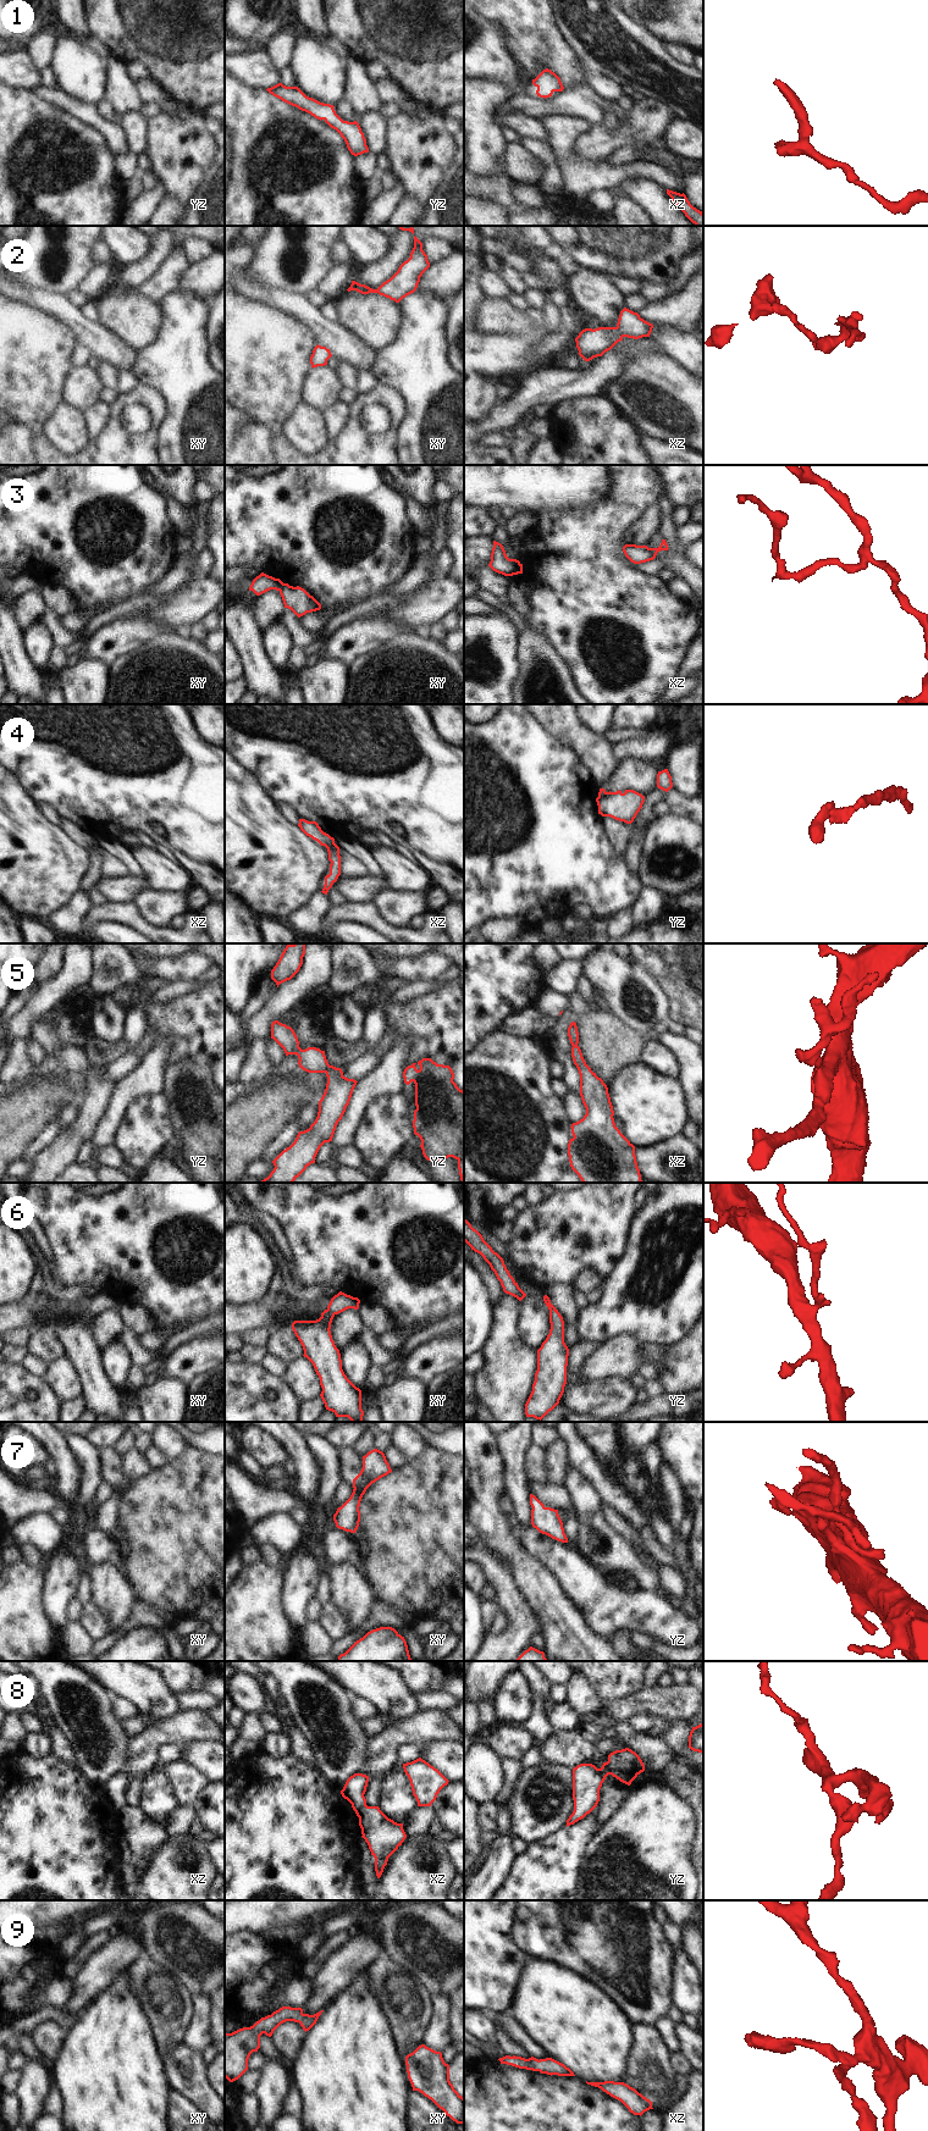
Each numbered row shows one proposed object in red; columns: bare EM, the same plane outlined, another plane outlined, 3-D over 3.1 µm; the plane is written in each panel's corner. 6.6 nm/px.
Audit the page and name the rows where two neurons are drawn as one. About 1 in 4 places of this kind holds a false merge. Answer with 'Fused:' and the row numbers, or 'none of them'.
Fused: 3, 4, 8

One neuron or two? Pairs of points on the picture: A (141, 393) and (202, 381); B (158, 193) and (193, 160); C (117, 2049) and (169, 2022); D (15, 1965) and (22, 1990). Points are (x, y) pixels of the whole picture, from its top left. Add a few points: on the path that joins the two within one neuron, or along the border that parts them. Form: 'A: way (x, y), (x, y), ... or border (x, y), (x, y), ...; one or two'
A: border (141, 383), (153, 386), (161, 393), (169, 416); two
B: border (158, 180), (166, 193); two
C: border (142, 2004), (153, 2026), (159, 2051), (165, 2057); two
D: way (15, 1971), (16, 1983); one

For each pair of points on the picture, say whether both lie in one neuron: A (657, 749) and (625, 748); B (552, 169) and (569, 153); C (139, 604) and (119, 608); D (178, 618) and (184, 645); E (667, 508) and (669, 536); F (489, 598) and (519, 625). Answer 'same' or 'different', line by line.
A: same
B: different
C: same
D: different
E: same
F: same

